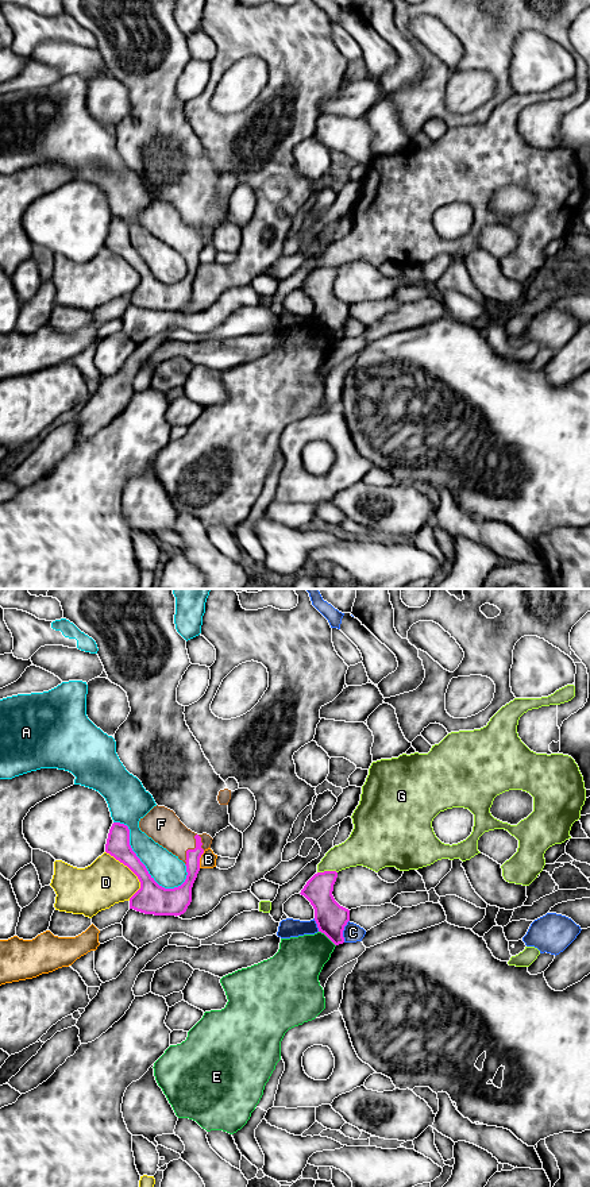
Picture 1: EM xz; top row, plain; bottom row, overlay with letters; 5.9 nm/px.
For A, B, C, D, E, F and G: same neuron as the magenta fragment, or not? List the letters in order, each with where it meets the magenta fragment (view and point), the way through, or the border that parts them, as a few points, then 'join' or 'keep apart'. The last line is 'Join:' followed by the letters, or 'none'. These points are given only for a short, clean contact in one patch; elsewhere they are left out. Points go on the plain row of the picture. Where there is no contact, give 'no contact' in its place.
A: xz (141, 257) | keep apart
B: xz (199, 254) | along xz (204, 246), (199, 262) | keep apart
C: xz (343, 324) | keep apart
D: xz (132, 266) | keep apart
E: xz (327, 331) | keep apart
F: xz (191, 245) | join
G: xz (327, 266) | keep apart
Join: F

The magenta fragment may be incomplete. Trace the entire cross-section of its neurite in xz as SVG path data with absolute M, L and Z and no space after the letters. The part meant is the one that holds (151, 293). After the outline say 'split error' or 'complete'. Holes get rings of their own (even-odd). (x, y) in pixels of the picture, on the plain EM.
M158 200L140 213L139 223L182 255L188 270L178 282L159 281L132 246L128 221L113 217L108 228L105 247L127 261L140 277L140 284L130 293L130 304L154 311L181 311L192 297L192 282L200 266L200 253L205 244L211 243L213 234L207 228L192 227L173 205Z; split error

